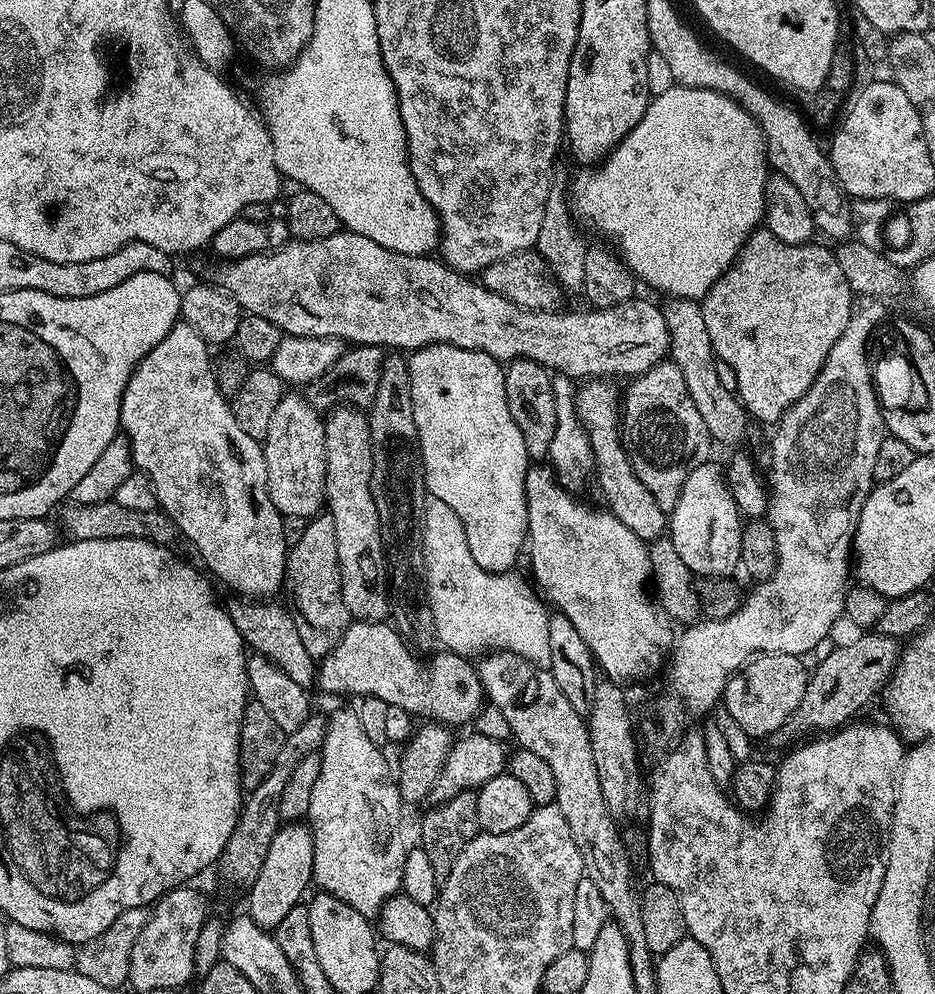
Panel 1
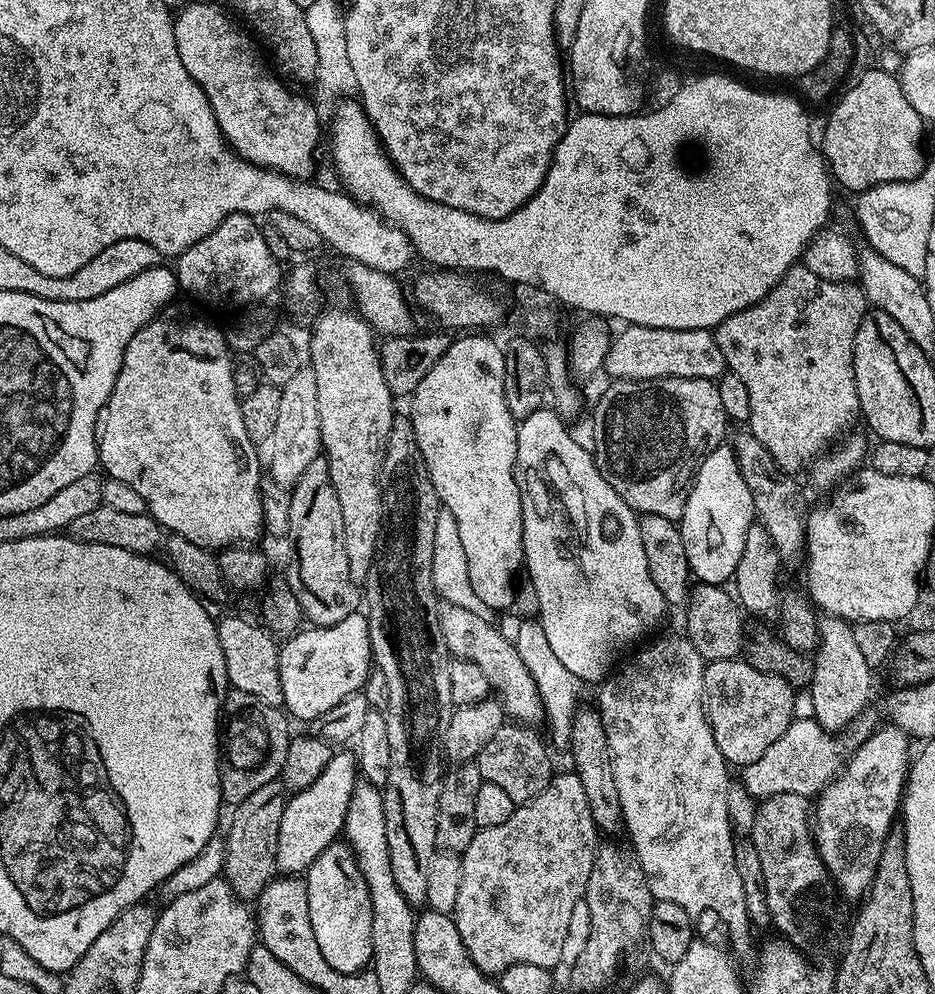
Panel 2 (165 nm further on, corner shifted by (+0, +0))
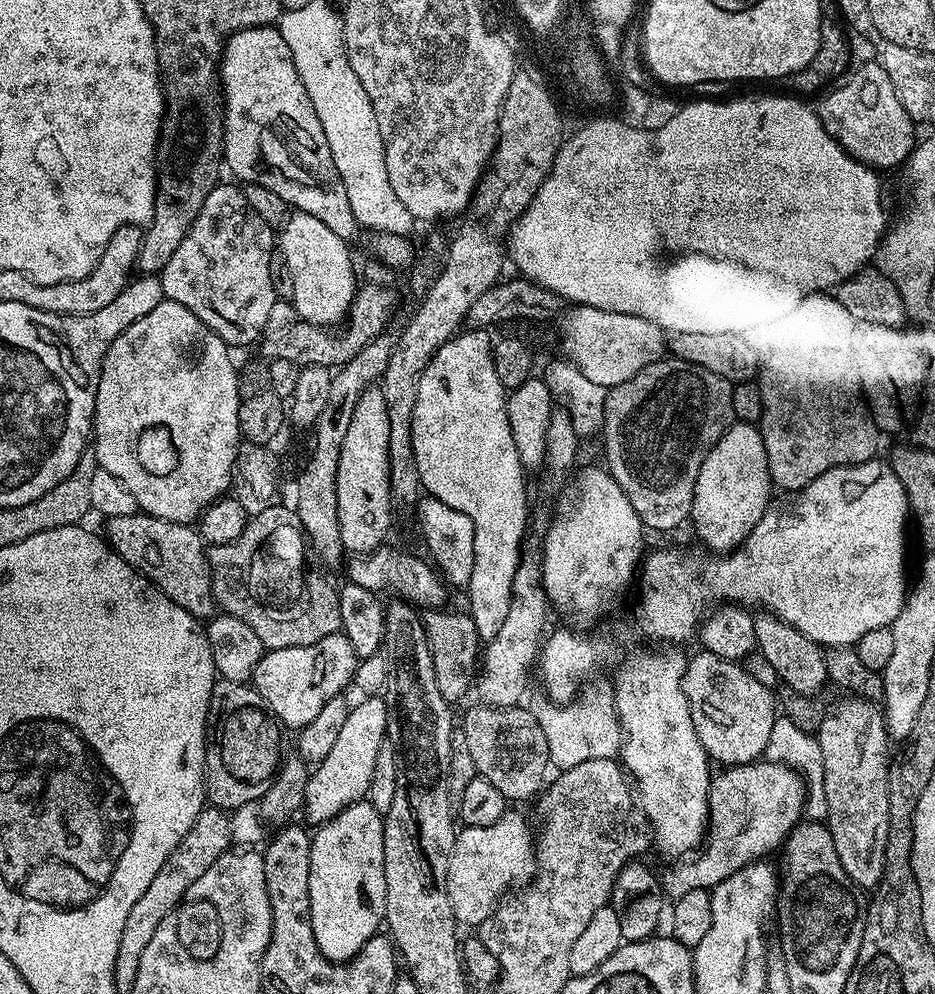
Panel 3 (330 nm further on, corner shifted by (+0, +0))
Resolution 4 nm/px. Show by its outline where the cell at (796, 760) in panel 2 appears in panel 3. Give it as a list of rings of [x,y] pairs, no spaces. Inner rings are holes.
[[[768,762],[737,764],[713,775],[708,791],[708,827],[702,847],[687,862],[676,862],[664,876],[664,888],[672,898],[686,894],[695,888],[715,888],[718,882],[730,878],[747,864],[763,860],[781,847],[793,828],[801,823],[800,814],[806,809],[806,785],[795,771],[784,766],[773,766]]]

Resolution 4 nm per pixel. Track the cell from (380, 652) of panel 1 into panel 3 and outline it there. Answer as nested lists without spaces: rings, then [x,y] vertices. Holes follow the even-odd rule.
[[[342,634],[327,636],[310,646],[290,646],[265,651],[250,679],[251,687],[264,700],[268,711],[285,729],[299,730],[306,726],[330,698],[341,695],[352,683],[358,658],[354,646]]]

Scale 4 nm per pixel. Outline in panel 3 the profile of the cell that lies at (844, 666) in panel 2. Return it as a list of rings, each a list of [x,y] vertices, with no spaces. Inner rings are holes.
[[[840,698],[844,700],[840,700],[836,705],[833,706],[832,709],[825,711],[823,715],[821,715],[820,723],[818,725],[818,739],[820,742],[820,757],[822,758],[822,766],[824,767],[824,802],[822,805],[822,811],[828,815],[828,820],[826,819],[826,826],[830,830],[830,834],[834,838],[834,850],[838,850],[838,862],[842,864],[842,870],[846,872],[846,878],[848,879],[849,884],[852,885],[853,889],[861,890],[860,888],[868,888],[867,890],[875,890],[882,880],[882,874],[884,873],[884,862],[886,860],[886,838],[888,837],[888,830],[890,828],[890,796],[886,794],[886,782],[888,781],[888,765],[890,763],[890,751],[888,752],[888,744],[890,745],[890,738],[886,733],[886,729],[883,724],[883,717],[876,711],[876,713],[871,709],[873,708],[869,701],[863,698]]]

